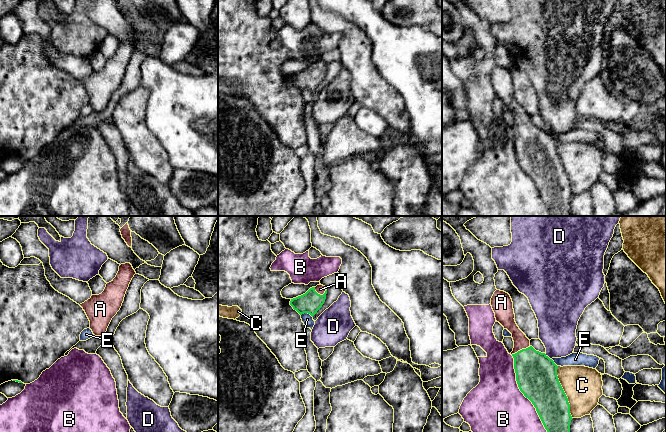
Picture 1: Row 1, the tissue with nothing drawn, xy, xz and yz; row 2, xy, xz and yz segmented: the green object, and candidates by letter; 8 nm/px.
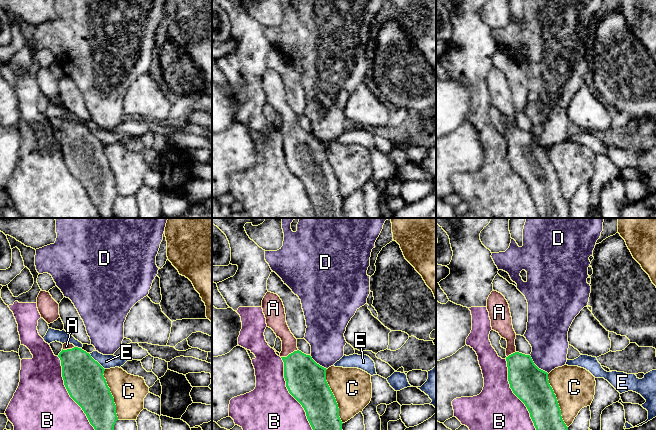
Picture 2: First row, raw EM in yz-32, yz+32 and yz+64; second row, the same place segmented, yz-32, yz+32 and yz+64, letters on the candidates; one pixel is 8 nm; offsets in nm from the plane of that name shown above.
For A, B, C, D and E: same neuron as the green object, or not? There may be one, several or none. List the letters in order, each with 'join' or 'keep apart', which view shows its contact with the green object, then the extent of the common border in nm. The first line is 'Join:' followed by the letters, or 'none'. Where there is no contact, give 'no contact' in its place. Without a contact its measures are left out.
Join: A
A: join | yz | 170 nm
B: keep apart | yz | 700 nm
C: keep apart | yz | 440 nm
D: keep apart | yz | 80 nm
E: keep apart | xz | 100 nm

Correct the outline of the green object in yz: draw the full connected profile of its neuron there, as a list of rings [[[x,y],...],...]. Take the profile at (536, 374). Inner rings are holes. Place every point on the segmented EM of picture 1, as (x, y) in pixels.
[[[496,290],[491,306],[496,321],[512,334],[514,348],[511,355],[520,391],[536,408],[547,432],[570,432],[573,418],[568,398],[557,376],[558,366],[545,353],[536,351],[519,329],[508,293]]]

